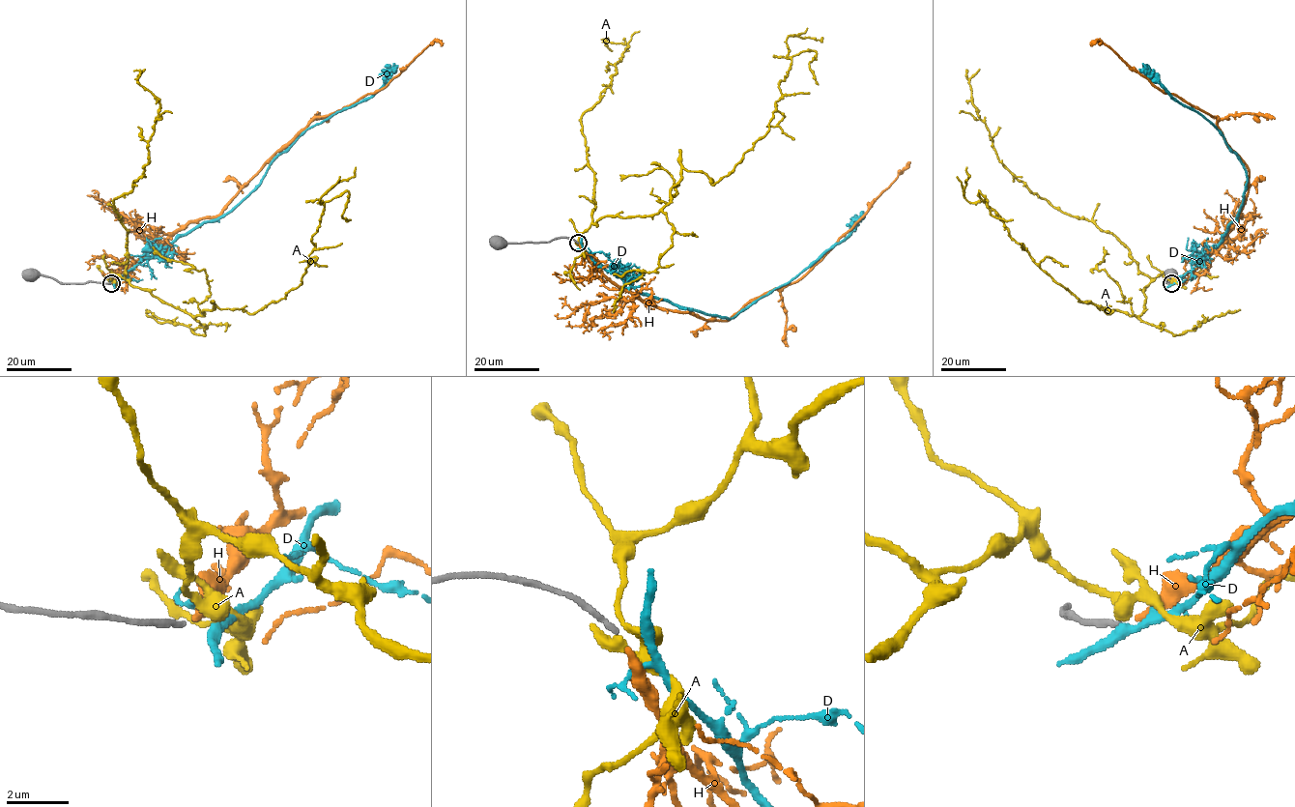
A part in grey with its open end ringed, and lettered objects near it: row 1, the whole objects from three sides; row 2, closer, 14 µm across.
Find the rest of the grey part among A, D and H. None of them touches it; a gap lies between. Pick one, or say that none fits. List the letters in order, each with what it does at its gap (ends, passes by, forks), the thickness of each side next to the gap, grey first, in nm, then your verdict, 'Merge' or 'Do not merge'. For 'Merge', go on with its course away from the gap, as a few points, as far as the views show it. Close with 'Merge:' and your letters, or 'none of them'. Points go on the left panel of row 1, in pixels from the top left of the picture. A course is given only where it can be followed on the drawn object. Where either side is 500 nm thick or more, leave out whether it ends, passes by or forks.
A: It forks there. Thickness 180 nm (grey) against 320 nm. Do not merge
D: It passes by. Thickness 180 nm (grey) against 300 nm. Do not merge
H: It ends there. Thickness 180 nm (grey) against 280 nm. Merge. Its course: (111, 283), (191, 222), (215, 218), (313, 120), (384, 89), (434, 41), (443, 44)
Merge: H

